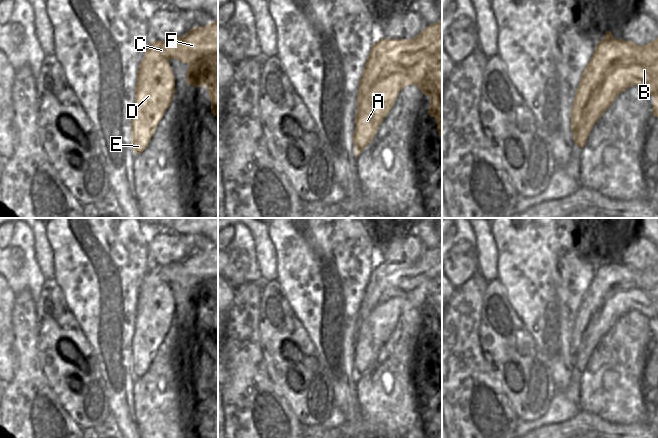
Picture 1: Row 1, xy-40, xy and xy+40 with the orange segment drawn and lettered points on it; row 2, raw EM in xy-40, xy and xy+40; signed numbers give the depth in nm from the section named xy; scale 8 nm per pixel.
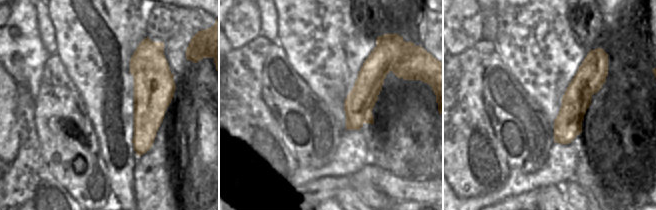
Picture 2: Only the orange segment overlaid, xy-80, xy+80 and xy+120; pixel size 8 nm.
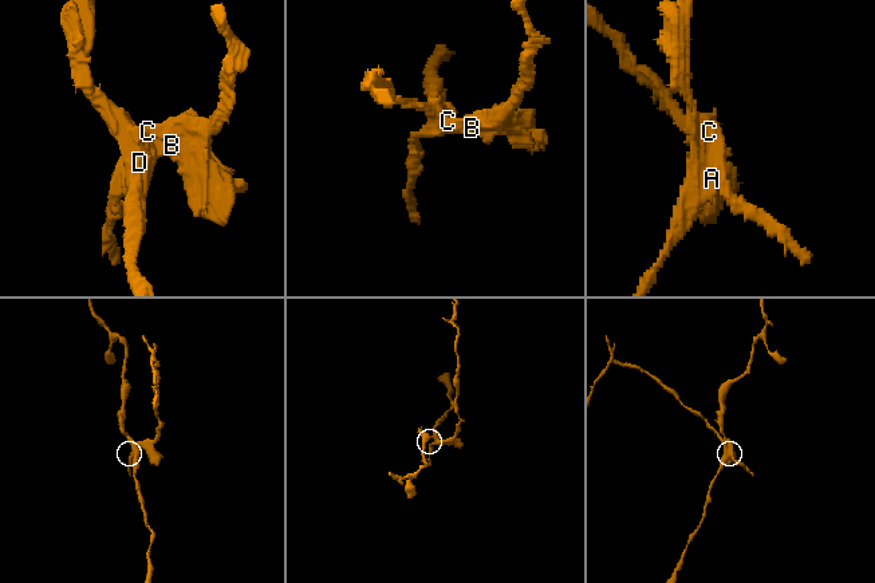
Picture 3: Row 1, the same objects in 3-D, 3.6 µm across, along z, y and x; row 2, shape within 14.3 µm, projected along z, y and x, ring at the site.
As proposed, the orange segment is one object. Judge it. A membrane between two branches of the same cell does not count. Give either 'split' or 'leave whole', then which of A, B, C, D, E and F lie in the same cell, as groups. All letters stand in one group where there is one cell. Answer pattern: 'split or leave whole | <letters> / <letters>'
split | A D E / B C F

